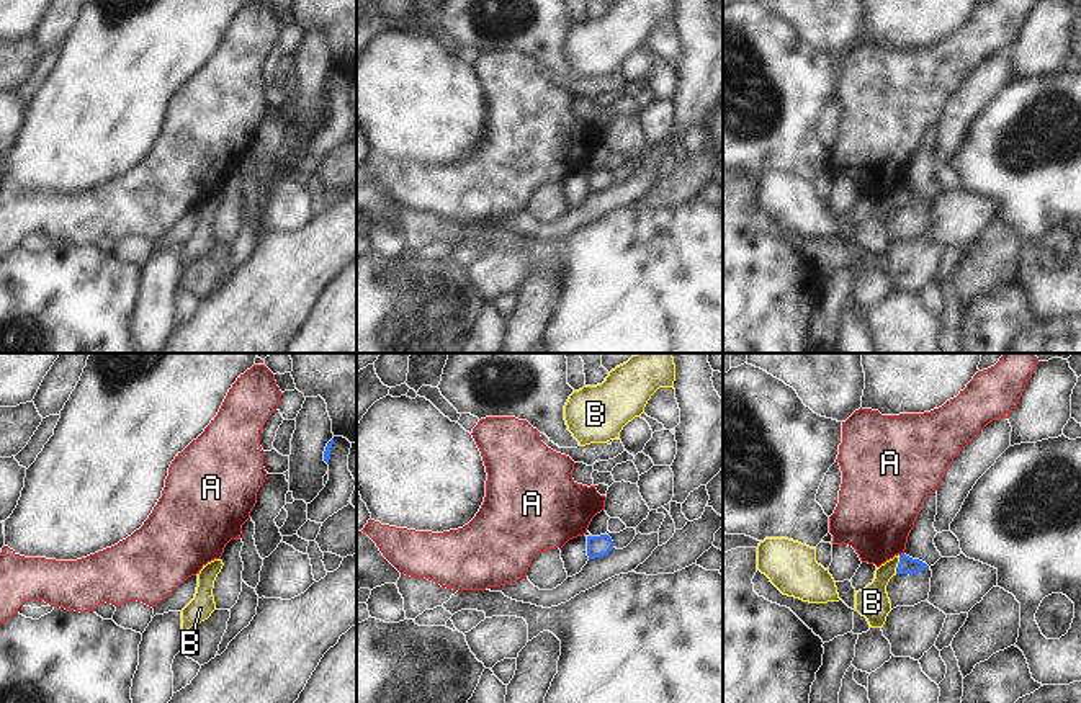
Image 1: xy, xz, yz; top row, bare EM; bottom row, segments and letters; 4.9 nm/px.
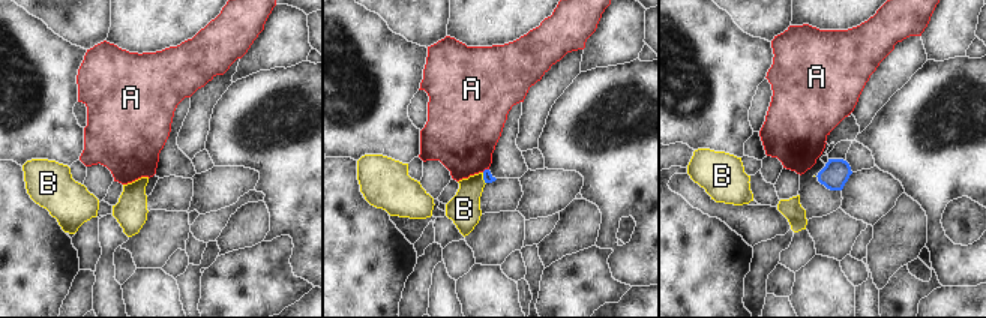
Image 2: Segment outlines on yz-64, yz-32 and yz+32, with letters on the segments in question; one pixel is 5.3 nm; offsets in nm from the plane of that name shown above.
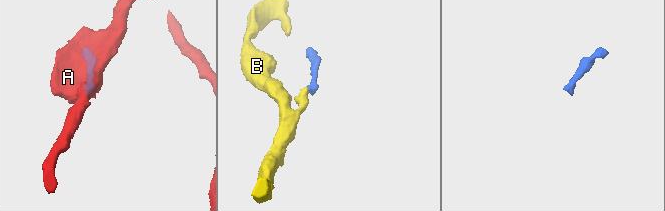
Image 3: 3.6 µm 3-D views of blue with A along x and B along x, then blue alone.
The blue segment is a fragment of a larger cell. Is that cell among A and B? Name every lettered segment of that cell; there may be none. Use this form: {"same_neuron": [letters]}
{"same_neuron": ["B"]}

